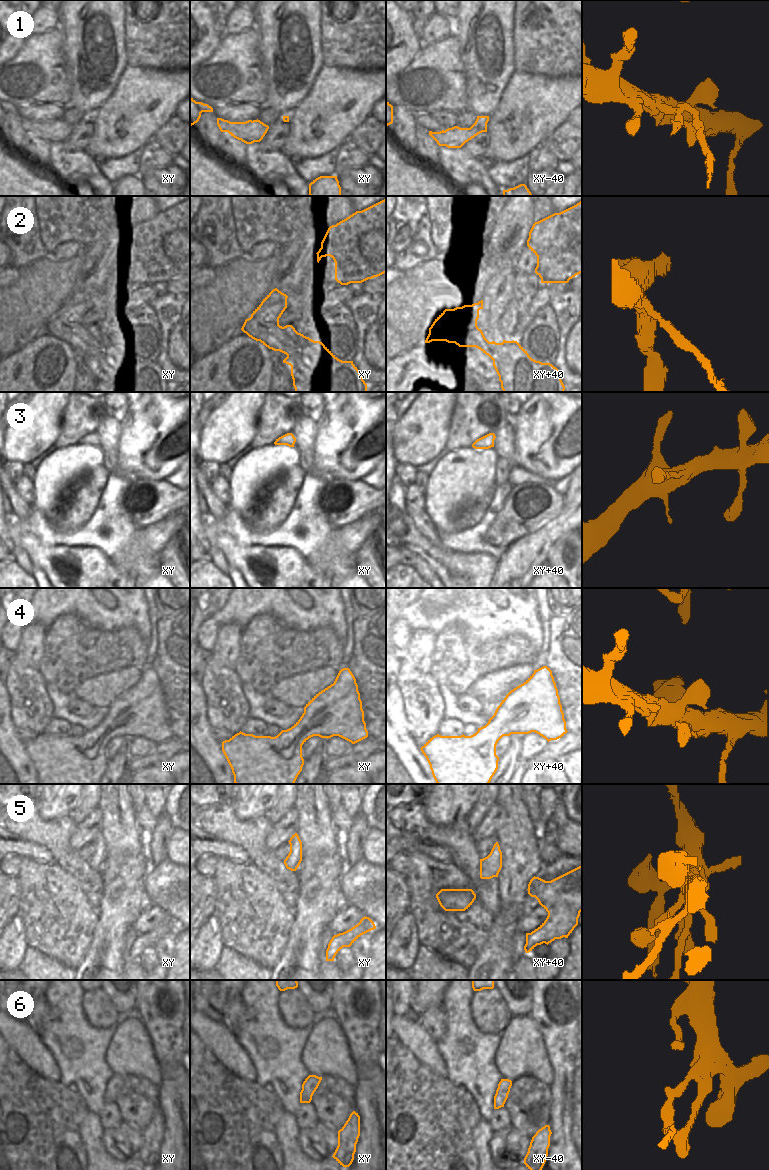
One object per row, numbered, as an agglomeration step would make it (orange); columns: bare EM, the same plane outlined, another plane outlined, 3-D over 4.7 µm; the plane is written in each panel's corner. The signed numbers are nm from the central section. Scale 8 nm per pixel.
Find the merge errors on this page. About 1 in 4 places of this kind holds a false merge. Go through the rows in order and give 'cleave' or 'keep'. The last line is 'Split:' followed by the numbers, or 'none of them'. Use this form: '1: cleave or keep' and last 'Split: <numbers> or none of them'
1: cleave
2: cleave
3: keep
4: keep
5: keep
6: cleave
Split: 1, 2, 6

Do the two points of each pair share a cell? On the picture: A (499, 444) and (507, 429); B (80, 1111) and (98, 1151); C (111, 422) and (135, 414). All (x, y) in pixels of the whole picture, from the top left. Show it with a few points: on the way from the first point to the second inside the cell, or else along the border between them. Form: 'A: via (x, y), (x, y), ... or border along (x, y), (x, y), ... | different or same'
A: via (503, 440), (506, 433) | same
B: border along (88, 1111), (80, 1124), (81, 1142) | different
C: border along (119, 418), (119, 440), (117, 442) | different

